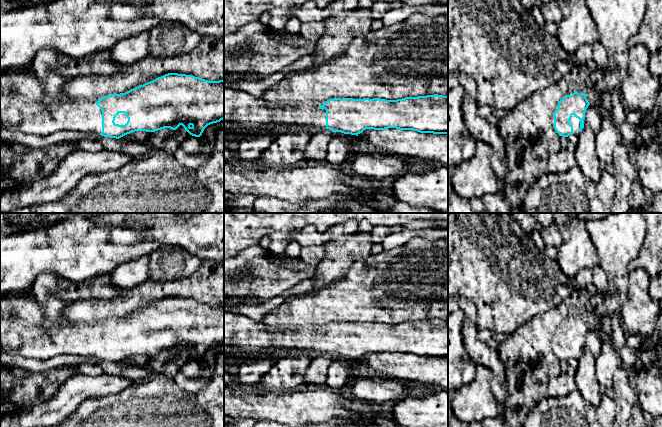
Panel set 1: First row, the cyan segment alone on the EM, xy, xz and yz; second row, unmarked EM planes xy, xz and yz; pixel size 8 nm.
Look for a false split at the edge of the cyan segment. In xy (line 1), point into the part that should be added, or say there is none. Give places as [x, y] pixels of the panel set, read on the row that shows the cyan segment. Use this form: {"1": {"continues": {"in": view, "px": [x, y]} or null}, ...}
{"1": {"continues": {"in": "xy", "px": [27, 104]}}}

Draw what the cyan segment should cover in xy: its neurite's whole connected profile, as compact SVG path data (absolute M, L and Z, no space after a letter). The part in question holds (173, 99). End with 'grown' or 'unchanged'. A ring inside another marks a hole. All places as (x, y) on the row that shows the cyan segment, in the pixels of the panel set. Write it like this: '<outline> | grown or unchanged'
M31 67L19 68L19 69L0 69L0 128L8 129L10 131L20 131L23 133L33 134L37 136L46 136L51 133L55 133L59 130L69 130L69 131L80 131L80 132L92 132L100 134L104 137L119 139L127 134L135 131L146 131L155 132L164 128L170 128L176 130L180 125L182 125L185 130L192 136L200 137L204 129L213 123L220 122L224 119L224 79L219 81L208 81L193 75L178 74L178 73L168 73L161 77L156 78L153 81L147 82L136 88L133 88L125 93L111 94L102 97L101 99L95 100L73 100L69 101L62 96L62 89L64 84L69 78L65 76L58 75L56 73L50 73L45 80L39 80L31 71Z | grown

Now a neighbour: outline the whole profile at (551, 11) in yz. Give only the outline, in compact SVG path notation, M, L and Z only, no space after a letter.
M550 0L540 6L541 13L545 22L553 22L559 24L562 19L562 11L556 0Z

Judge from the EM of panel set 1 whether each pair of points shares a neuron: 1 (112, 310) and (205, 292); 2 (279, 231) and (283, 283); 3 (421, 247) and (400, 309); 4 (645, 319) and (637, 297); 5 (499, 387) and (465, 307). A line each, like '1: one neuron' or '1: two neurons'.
1: one neuron
2: two neurons
3: one neuron
4: one neuron
5: one neuron

